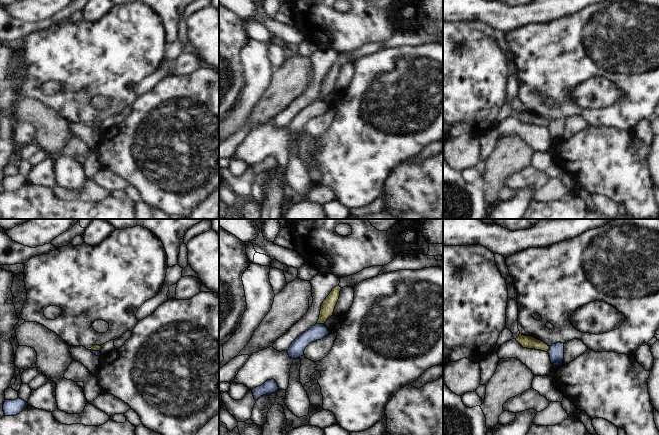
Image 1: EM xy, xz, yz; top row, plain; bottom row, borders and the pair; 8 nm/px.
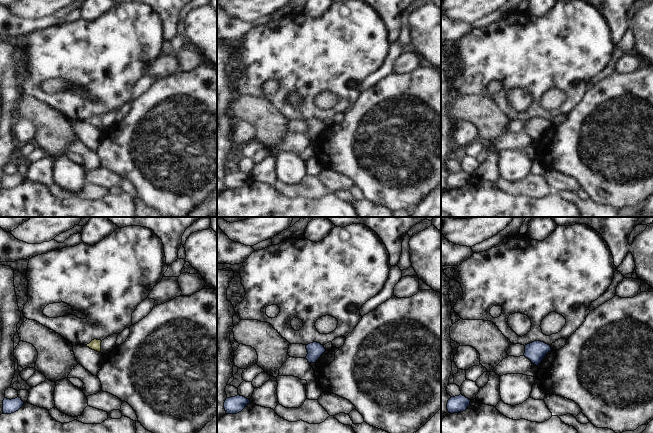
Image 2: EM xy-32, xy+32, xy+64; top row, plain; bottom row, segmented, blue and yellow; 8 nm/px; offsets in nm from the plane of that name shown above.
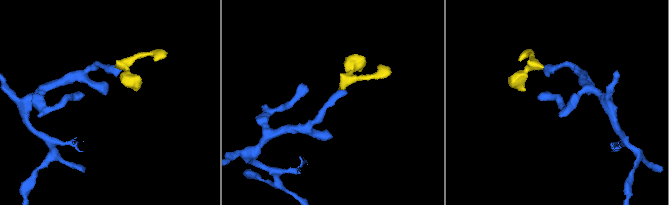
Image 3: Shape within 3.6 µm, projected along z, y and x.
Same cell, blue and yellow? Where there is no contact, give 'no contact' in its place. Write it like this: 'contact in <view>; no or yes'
contact in xz; no

